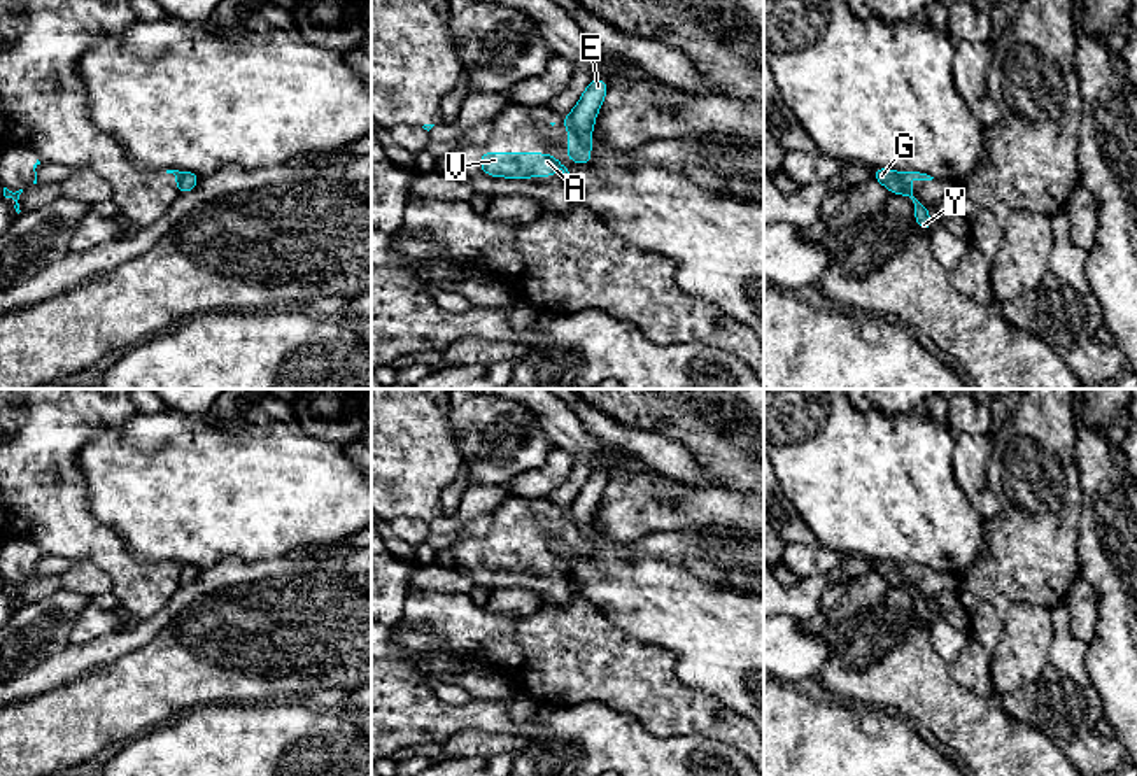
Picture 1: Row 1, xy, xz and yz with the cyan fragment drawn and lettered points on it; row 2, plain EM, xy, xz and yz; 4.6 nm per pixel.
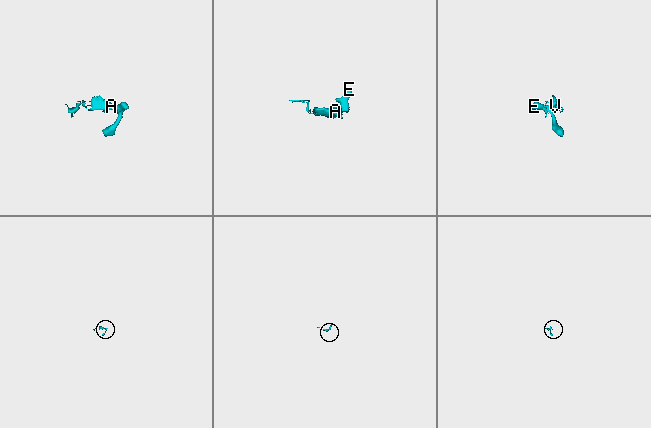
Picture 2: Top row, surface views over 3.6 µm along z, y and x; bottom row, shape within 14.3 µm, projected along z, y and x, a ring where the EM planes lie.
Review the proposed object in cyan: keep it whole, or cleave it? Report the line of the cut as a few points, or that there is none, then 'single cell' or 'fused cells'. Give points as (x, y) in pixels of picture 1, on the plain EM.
xz (566, 510), (577, 533), (587, 543) | fused cells

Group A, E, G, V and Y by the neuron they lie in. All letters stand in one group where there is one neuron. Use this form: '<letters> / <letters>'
A V / E G Y

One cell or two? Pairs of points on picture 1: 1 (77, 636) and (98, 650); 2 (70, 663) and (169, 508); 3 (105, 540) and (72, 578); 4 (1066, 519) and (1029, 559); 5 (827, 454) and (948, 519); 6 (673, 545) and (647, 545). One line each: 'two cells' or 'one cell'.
1: two cells
2: two cells
3: two cells
4: one cell
5: one cell
6: one cell

